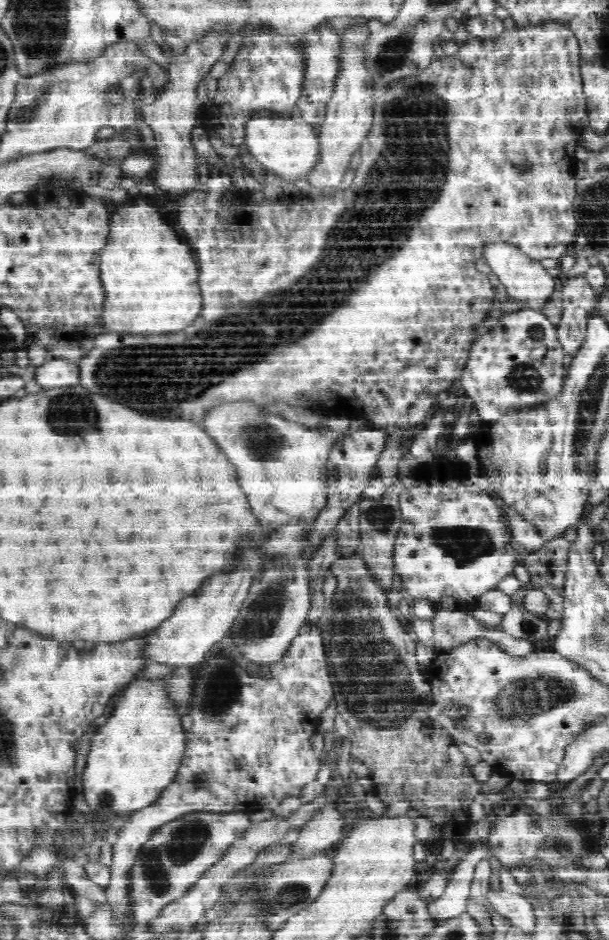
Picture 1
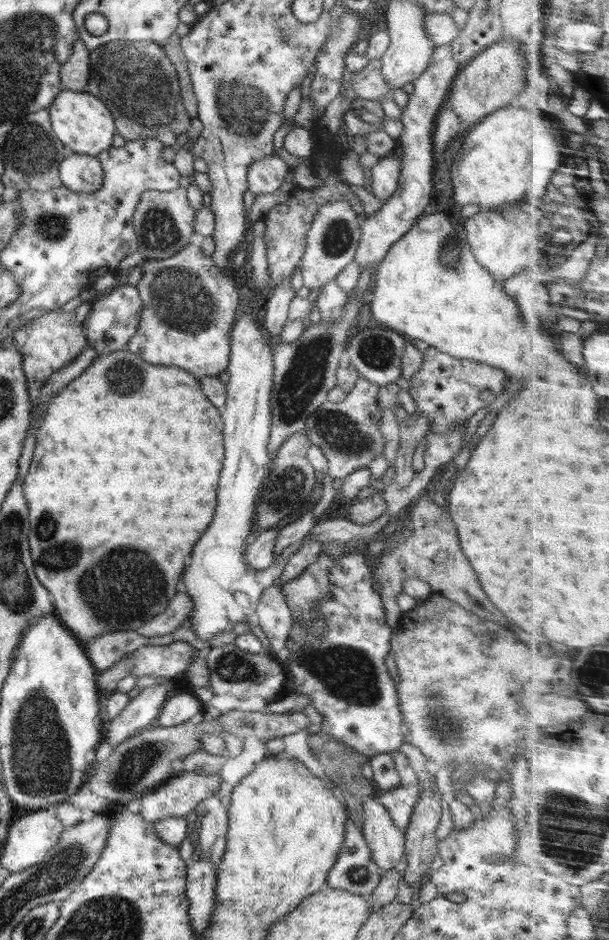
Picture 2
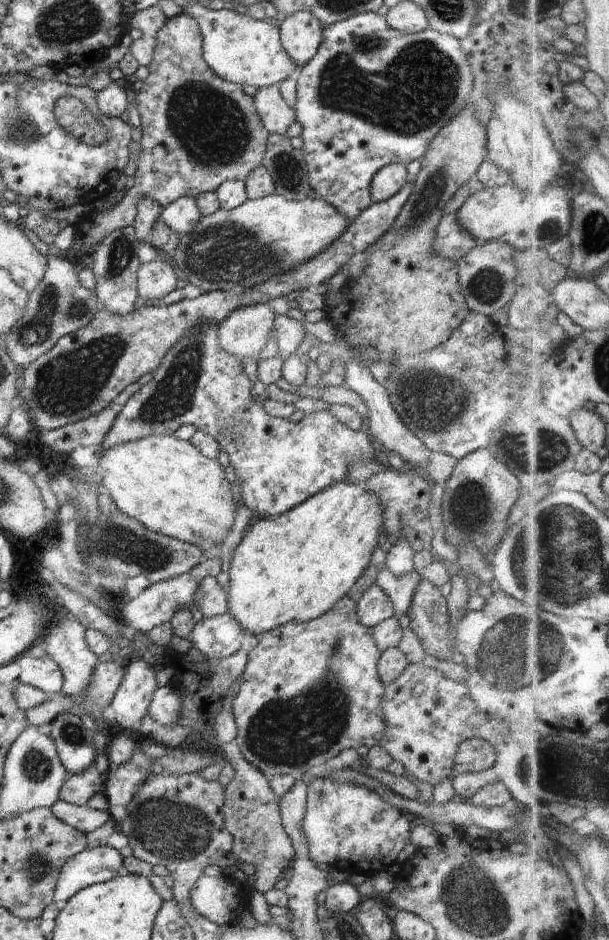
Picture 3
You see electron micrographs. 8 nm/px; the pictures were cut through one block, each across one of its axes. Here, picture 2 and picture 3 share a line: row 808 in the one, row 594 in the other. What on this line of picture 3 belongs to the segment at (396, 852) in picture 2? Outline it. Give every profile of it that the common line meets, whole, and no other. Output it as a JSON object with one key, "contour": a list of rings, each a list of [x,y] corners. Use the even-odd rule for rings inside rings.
{"contour":[[[376,583],[368,587],[356,604],[358,622],[368,628],[373,628],[384,620],[395,617],[391,600]]]}

